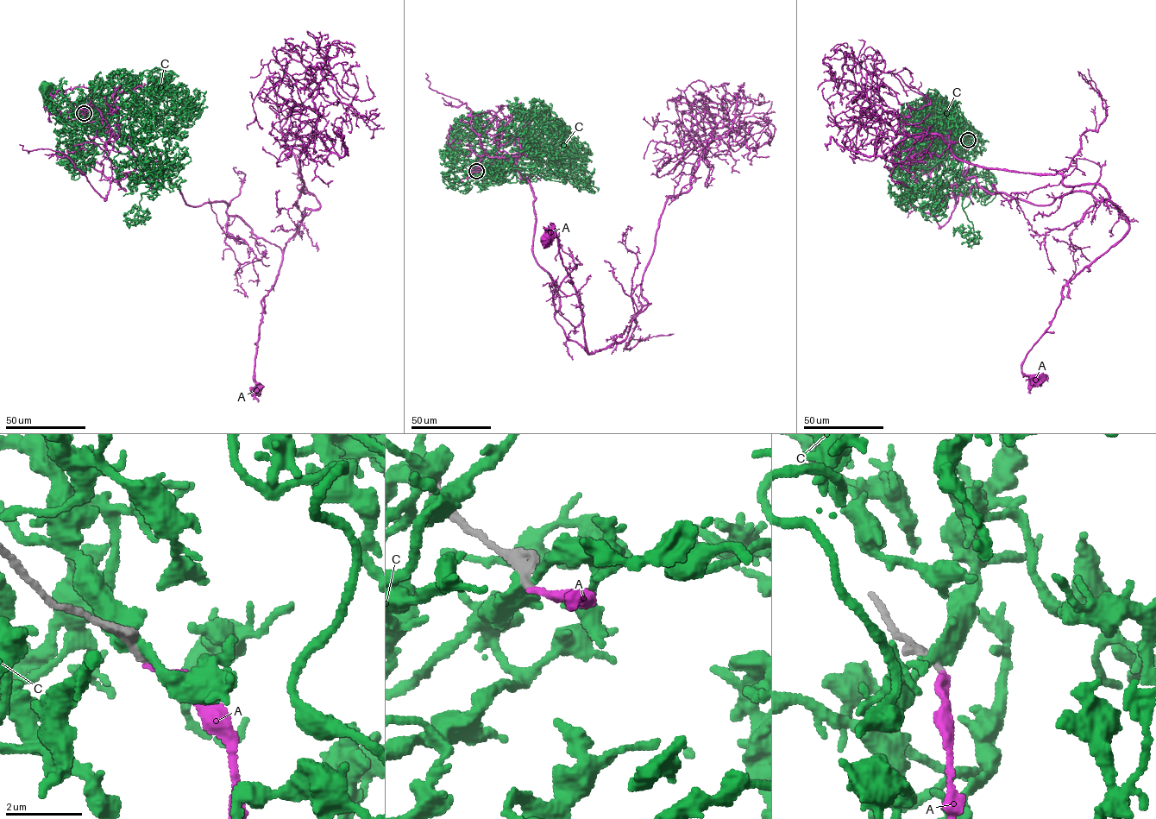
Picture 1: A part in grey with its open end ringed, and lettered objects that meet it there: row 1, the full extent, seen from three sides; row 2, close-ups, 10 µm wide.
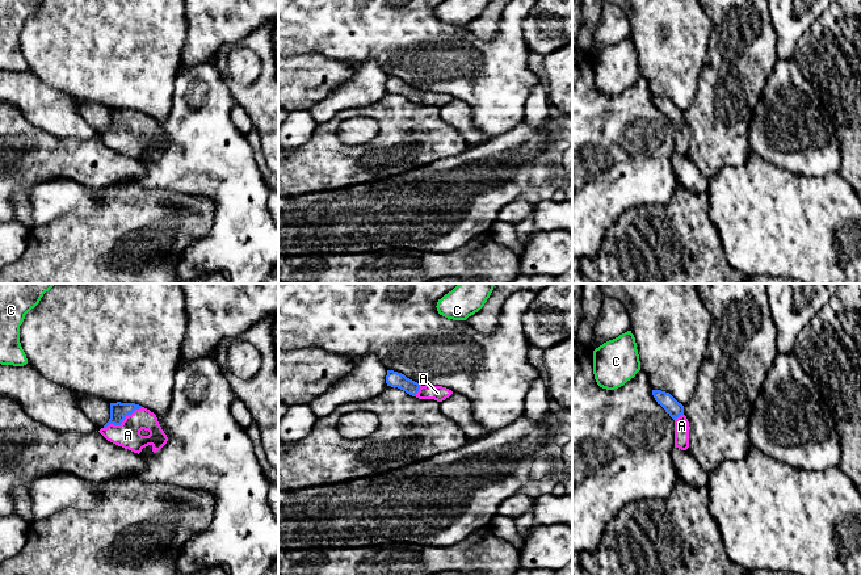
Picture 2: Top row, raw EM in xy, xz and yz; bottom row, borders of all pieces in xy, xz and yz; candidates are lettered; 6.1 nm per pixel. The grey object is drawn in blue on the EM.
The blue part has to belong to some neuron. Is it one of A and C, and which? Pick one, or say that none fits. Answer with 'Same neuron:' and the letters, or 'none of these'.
Same neuron: A

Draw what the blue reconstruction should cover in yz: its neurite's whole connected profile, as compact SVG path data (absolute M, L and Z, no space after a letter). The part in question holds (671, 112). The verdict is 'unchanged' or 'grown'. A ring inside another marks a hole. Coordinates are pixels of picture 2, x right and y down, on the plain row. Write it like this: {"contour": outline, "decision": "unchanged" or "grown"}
{"contour": "M652 96L658 110L675 126L675 154L686 156L689 154L689 127L684 121L684 112L679 109L669 98Z", "decision": "grown"}

